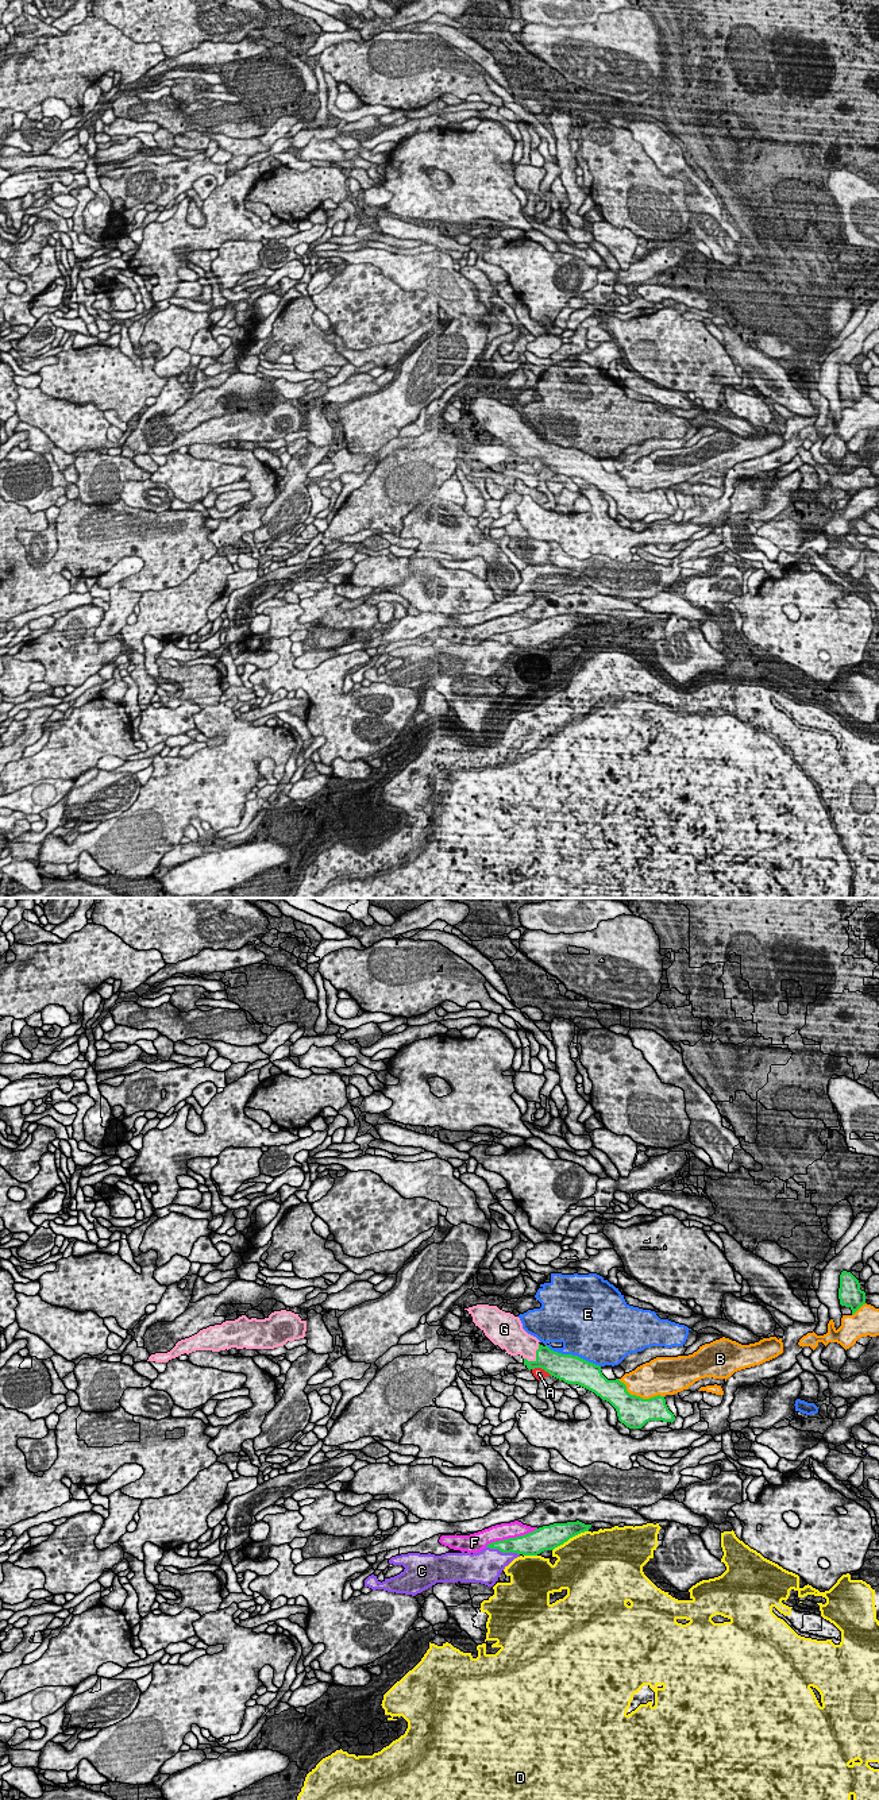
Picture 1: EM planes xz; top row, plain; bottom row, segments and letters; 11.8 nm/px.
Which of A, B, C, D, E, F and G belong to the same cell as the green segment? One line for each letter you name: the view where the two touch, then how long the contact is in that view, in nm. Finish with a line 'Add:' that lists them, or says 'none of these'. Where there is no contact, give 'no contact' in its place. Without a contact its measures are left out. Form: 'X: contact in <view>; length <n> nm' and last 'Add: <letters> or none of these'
G: contact in xz; length 260 nm
Add: G

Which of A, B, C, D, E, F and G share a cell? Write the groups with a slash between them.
A B / C / D / E / F / G

